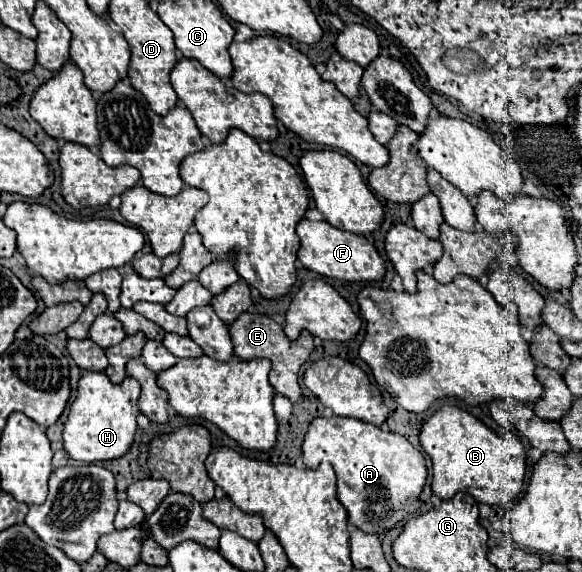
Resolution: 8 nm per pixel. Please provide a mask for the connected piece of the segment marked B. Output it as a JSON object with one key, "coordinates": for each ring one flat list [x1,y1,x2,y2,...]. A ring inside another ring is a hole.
{"coordinates":[[443,404,421,426,419,442,433,462,431,490,439,498,469,492,477,502,503,504,515,500,525,478,525,448,515,436,499,436,479,418,455,404]]}

